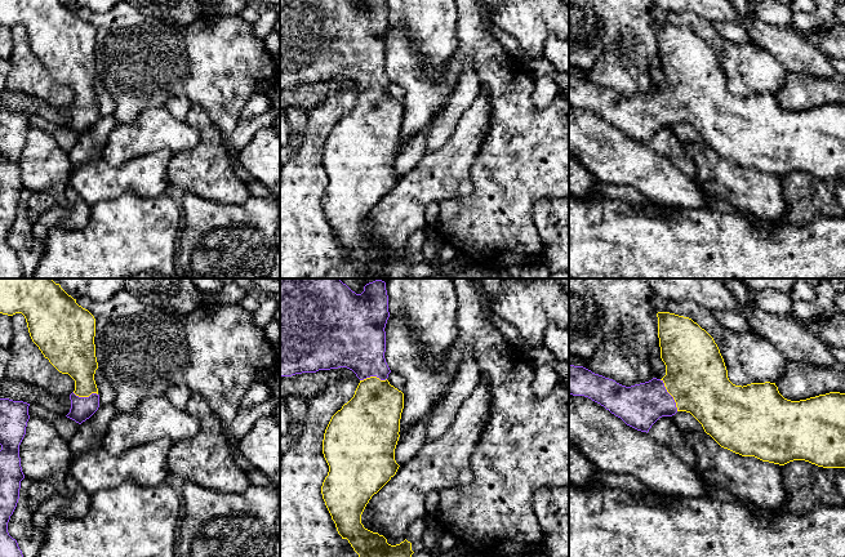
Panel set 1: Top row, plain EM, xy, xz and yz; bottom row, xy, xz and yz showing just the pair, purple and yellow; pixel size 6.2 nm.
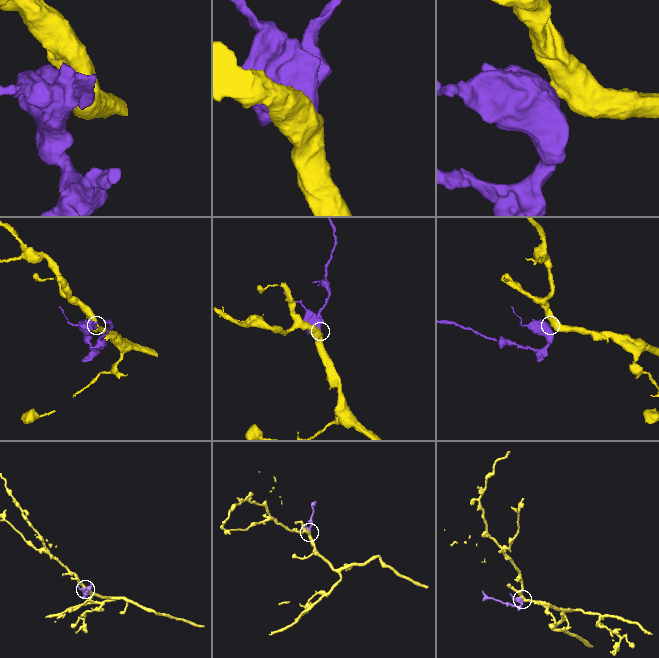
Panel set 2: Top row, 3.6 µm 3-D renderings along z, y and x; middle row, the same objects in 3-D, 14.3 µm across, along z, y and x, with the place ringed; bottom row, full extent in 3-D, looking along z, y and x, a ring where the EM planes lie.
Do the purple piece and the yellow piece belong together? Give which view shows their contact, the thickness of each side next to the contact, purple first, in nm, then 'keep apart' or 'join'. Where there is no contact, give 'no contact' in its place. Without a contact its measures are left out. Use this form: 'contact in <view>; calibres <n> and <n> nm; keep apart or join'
contact in yz; calibres 280 and 380 nm; join

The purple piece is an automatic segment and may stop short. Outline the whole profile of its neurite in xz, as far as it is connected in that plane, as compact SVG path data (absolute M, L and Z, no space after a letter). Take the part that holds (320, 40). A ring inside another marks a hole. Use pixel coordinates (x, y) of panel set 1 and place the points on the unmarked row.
M280 0L280 89L302 84L316 84L347 79L360 90L353 108L330 130L323 151L323 165L329 177L321 205L325 217L342 250L347 250L359 266L361 278L410 278L409 269L414 264L406 250L391 257L378 244L361 235L361 226L374 205L377 205L397 183L395 160L399 152L400 130L404 120L404 104L387 92L391 84L386 70L386 35L390 28L386 0L364 0L356 5L351 0Z

